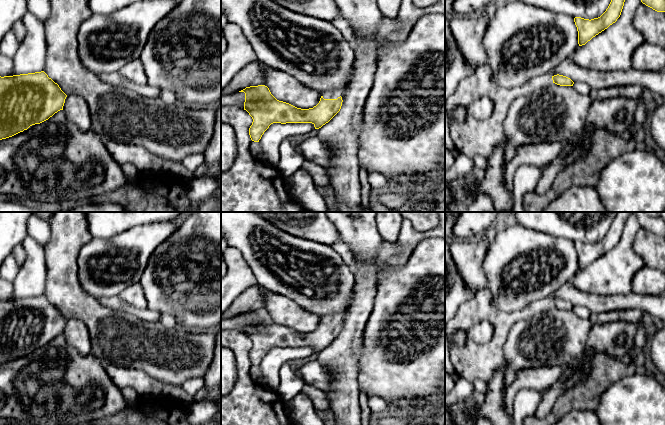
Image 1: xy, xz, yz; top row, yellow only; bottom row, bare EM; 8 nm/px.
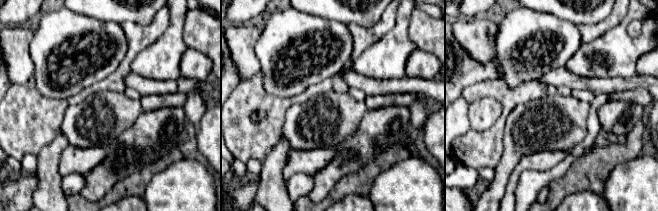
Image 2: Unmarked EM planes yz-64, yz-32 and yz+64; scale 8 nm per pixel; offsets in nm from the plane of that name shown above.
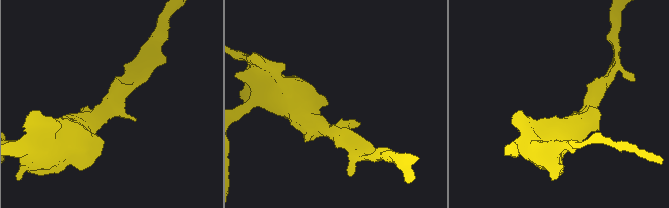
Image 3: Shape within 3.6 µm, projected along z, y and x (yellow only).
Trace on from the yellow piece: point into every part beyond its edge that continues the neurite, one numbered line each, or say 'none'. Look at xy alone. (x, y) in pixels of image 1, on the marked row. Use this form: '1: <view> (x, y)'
none

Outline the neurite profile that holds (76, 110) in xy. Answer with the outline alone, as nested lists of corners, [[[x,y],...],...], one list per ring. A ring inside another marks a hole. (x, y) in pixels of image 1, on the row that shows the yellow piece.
[[[67,95],[63,112],[67,120],[77,125],[81,130],[91,130],[90,110],[84,98]]]

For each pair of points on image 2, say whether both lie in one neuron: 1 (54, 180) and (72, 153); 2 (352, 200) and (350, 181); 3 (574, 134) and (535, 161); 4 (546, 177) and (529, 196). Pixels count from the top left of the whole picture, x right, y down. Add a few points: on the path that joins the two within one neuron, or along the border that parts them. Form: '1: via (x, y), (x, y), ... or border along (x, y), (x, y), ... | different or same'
1: border along (64, 149), (59, 162), (59, 174), (61, 177) | different
2: border along (367, 194), (347, 194), (339, 200) | different
3: border along (567, 151), (541, 150), (527, 155) | different
4: via (541, 181), (531, 191) | same

